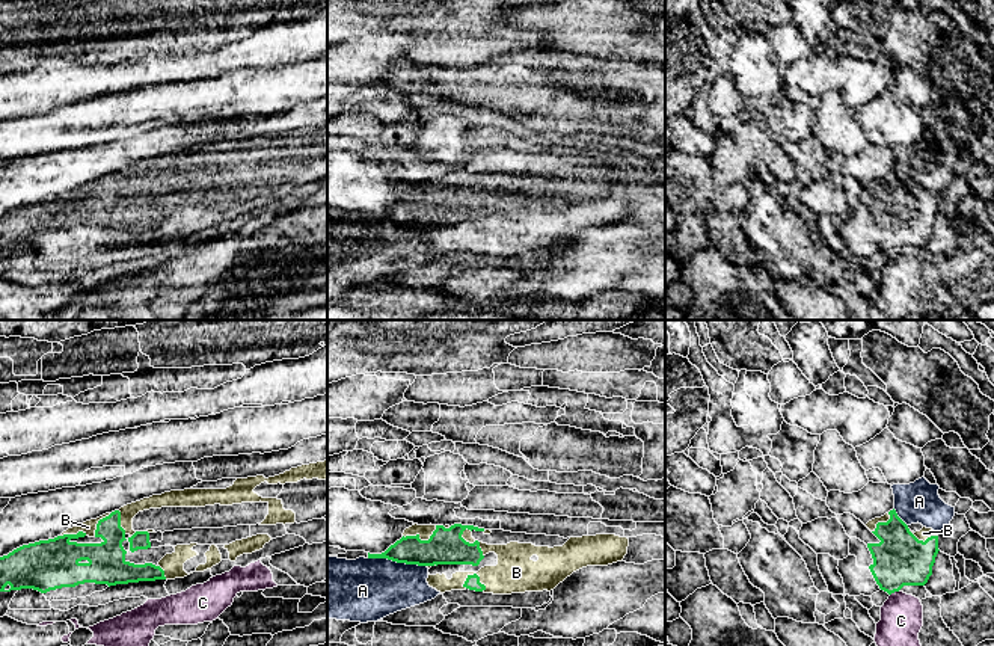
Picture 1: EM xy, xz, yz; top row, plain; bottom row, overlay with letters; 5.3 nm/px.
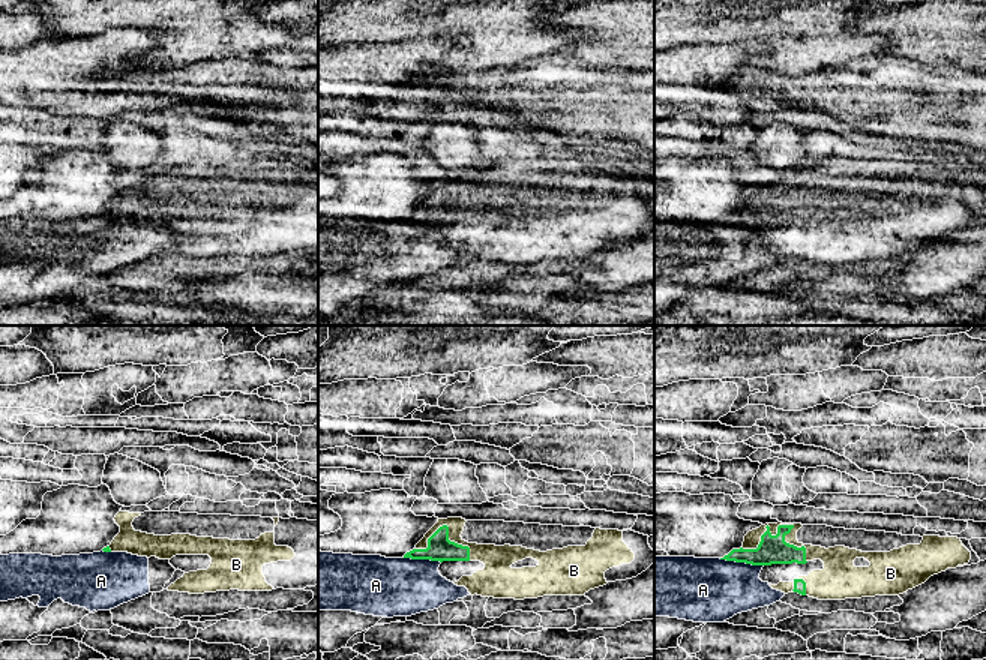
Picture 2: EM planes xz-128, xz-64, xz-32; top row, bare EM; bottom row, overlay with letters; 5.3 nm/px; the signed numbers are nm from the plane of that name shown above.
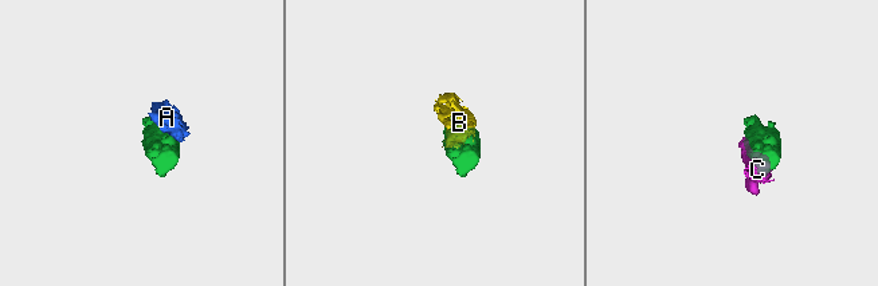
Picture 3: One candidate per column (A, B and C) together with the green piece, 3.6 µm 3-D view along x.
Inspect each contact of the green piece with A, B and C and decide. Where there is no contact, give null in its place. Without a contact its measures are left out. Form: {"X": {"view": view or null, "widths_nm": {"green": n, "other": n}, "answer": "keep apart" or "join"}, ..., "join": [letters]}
{"A": {"view": "xz", "widths_nm": {"green": 170, "other": 340}, "answer": "keep apart"}, "B": {"view": "xz", "widths_nm": {"green": 80, "other": 220}, "answer": "join"}, "C": {"view": "yz", "widths_nm": {"green": 280, "other": 220}, "answer": "keep apart"}, "join": ["B"]}

